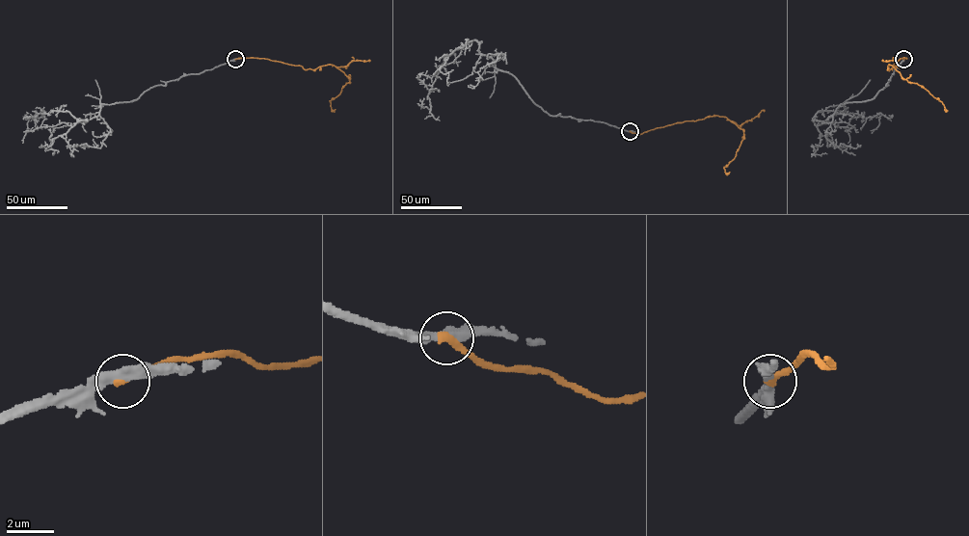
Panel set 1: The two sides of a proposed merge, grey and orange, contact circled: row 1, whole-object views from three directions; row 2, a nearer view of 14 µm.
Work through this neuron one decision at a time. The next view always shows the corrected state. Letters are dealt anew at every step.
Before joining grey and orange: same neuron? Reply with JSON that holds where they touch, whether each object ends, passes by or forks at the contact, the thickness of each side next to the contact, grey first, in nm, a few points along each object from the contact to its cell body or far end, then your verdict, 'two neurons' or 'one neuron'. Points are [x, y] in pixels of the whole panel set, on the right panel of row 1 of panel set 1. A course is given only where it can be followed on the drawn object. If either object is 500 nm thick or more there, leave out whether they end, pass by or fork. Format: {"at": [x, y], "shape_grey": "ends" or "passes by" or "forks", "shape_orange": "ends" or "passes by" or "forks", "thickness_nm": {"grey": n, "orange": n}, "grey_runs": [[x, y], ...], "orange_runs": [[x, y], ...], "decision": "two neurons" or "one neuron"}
{"at": [903, 59], "shape_grey": "passes by", "shape_orange": "ends", "thickness_nm": {"grey": 440, "orange": 320}, "grey_runs": [[903, 59], [873, 98], [841, 104], [823, 121], [813, 117], [831, 111], [867, 118], [881, 113], [872, 133]], "orange_runs": [[903, 59], [906, 58], [901, 58], [888, 69], [889, 65], [908, 82], [922, 86], [944, 109]], "decision": "two neurons"}

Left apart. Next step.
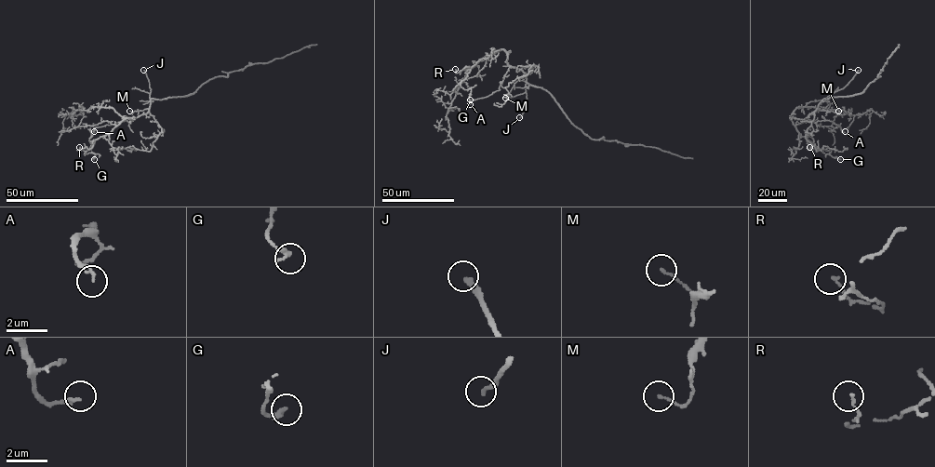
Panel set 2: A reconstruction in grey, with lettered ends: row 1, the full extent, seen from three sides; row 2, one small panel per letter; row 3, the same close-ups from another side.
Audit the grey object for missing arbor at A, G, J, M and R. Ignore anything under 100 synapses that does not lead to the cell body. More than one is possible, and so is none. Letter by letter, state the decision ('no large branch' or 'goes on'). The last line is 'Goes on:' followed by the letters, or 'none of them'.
A: no large branch
G: no large branch
J: goes on
M: no large branch
R: no large branch
Goes on: J

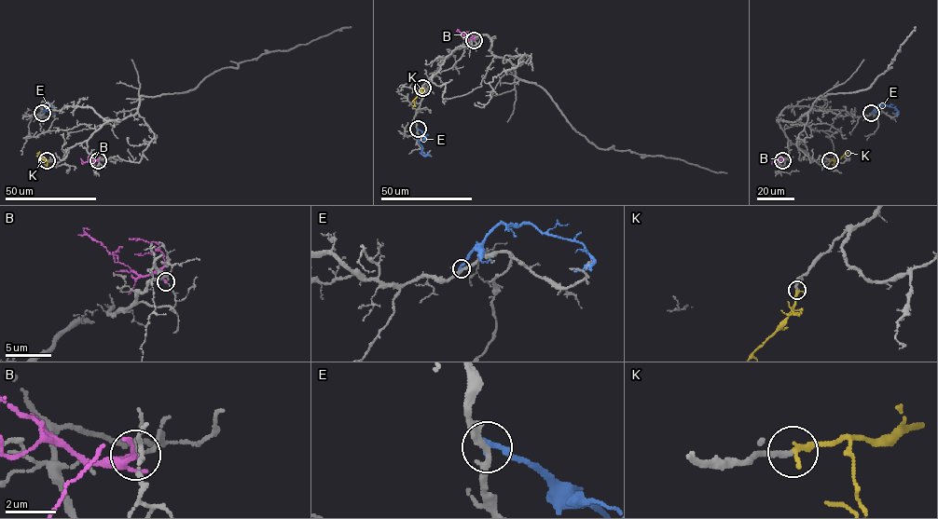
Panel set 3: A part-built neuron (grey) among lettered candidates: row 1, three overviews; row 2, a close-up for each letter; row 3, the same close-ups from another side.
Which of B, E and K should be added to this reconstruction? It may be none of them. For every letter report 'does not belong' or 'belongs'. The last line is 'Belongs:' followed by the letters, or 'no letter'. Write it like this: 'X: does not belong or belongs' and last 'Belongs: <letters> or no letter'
B: does not belong
E: does not belong
K: belongs
Belongs: K

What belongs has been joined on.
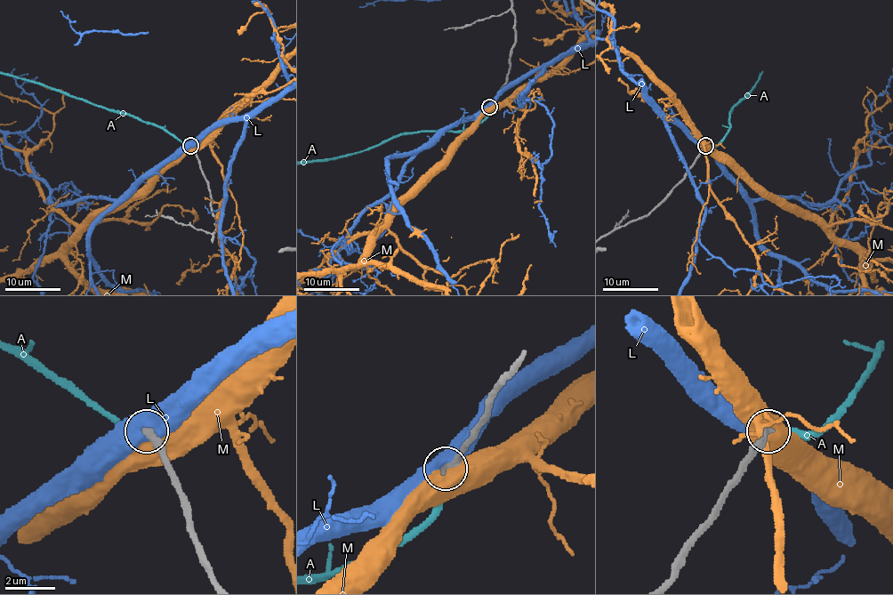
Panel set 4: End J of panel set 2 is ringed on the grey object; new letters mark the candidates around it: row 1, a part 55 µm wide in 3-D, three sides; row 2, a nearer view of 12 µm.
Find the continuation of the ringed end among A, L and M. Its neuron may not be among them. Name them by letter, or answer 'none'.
A

